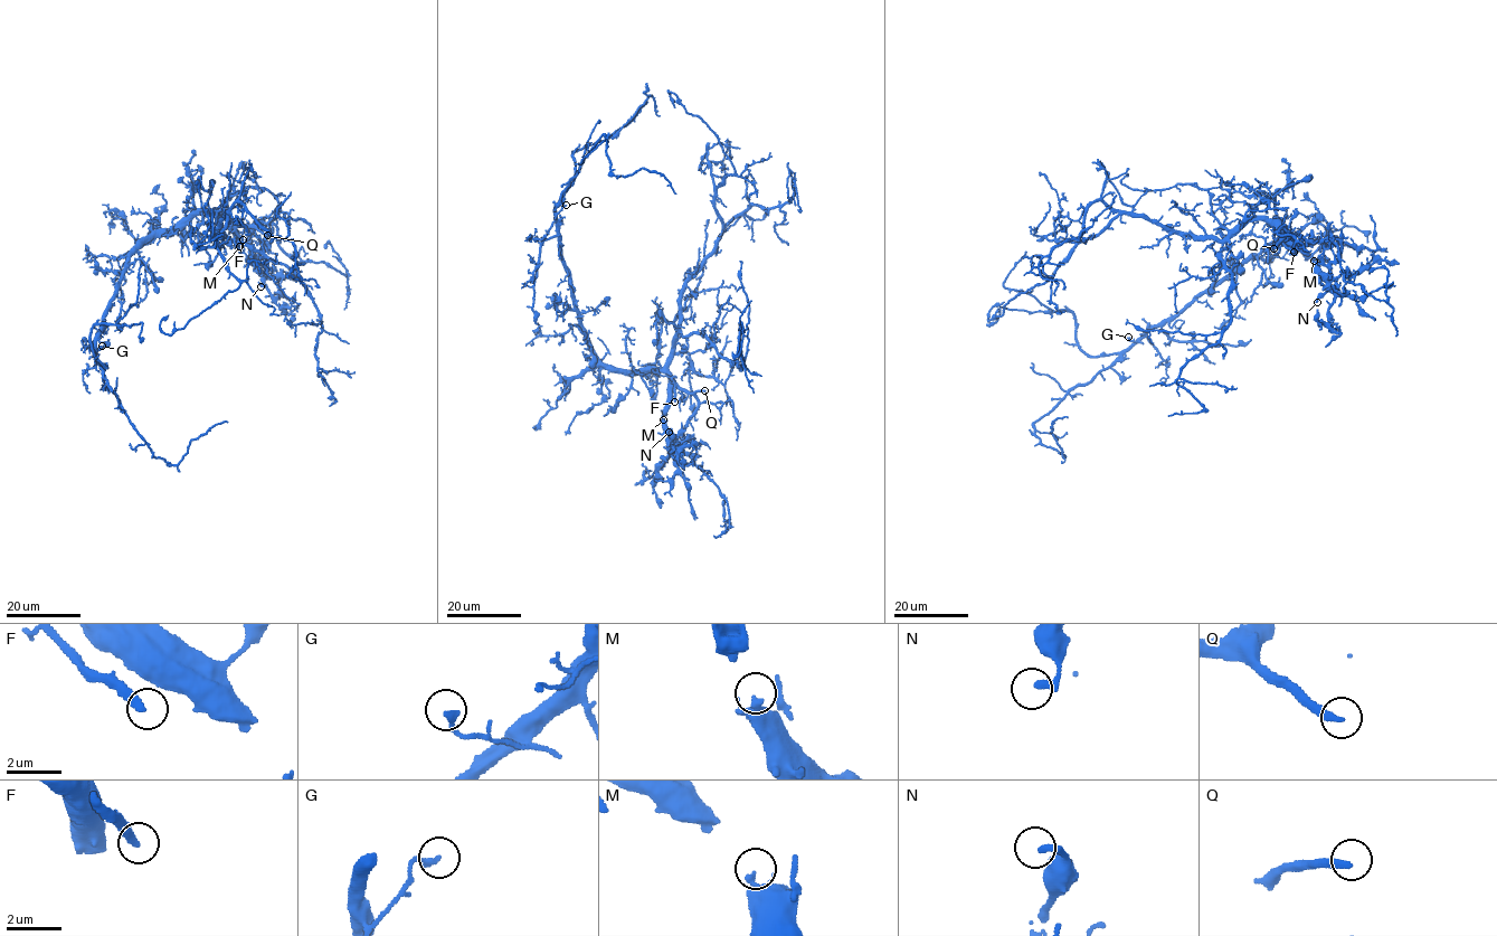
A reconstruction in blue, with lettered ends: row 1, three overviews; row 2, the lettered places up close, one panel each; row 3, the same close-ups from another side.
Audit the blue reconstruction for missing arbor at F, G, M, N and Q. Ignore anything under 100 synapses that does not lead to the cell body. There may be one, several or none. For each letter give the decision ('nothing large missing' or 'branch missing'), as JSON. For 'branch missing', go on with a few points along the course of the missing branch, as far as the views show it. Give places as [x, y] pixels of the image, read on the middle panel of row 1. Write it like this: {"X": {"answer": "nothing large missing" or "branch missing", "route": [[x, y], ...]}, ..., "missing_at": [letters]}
{"F": {"answer": "nothing large missing"}, "G": {"answer": "nothing large missing"}, "M": {"answer": "nothing large missing"}, "N": {"answer": "nothing large missing"}, "Q": {"answer": "branch missing", "route": [[704, 390], [727, 380], [754, 391], [777, 419], [779, 471], [749, 592]]}, "missing_at": ["Q"]}

